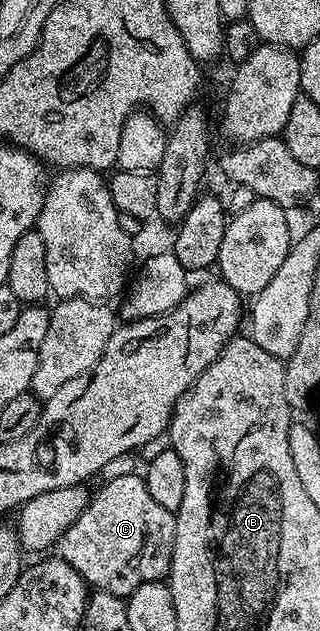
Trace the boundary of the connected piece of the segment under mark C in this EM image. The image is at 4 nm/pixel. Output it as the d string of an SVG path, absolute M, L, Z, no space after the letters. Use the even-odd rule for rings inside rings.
M142 475L103 480L100 485L94 489L89 506L81 510L81 518L59 539L57 556L69 562L92 589L126 598L137 586L163 580L170 573L175 513L150 496Z

